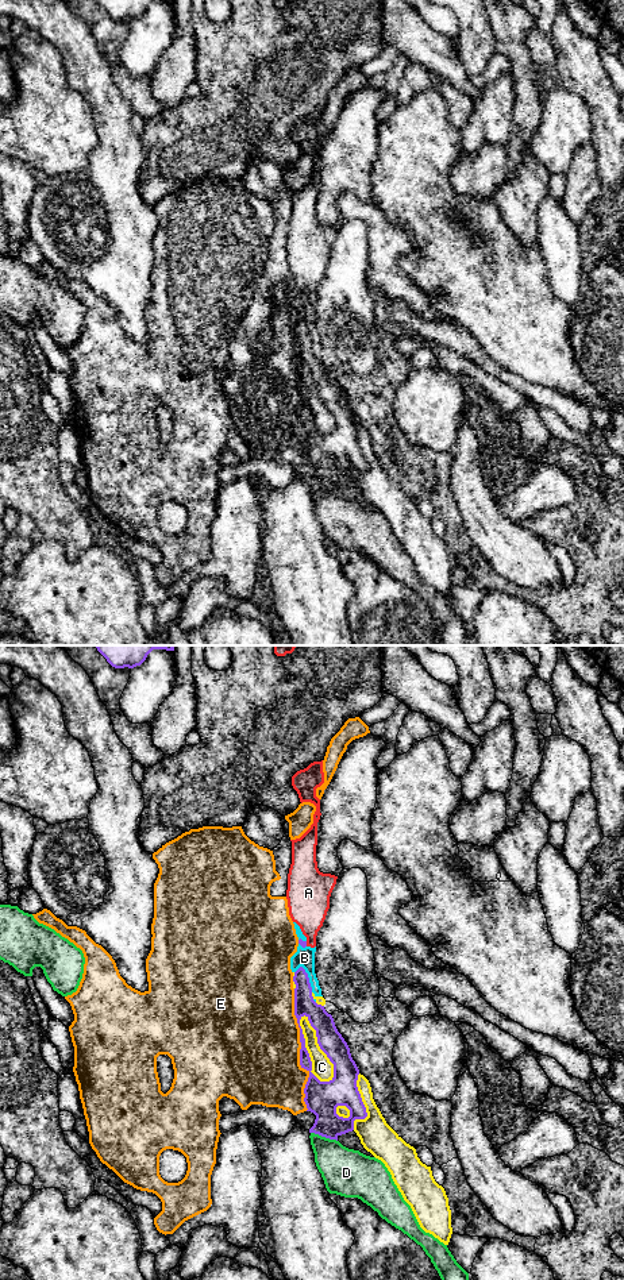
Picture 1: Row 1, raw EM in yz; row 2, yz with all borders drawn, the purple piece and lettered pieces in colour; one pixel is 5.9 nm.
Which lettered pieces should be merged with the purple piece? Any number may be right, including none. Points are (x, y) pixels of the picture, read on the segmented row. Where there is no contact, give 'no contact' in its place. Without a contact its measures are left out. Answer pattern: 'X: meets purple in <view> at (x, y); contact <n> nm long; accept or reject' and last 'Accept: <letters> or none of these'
A: meets purple in yz at (305, 944); contact 30 nm long; reject
B: meets purple in yz at (308, 979); contact 180 nm long; reject
C: meets purple in yz at (320, 1048); contact 440 nm long; reject
D: meets purple in yz at (324, 1136); contact 170 nm long; reject
E: meets purple in yz at (300, 1049); contact 750 nm long; reject
Accept: none of these

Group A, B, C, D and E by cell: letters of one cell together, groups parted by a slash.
A B C / D / E

